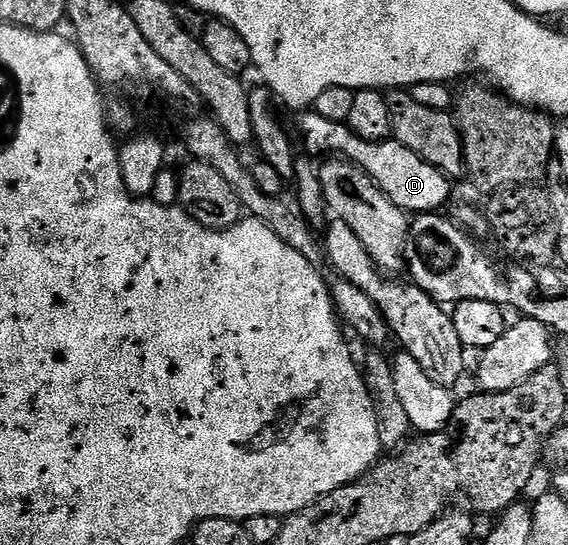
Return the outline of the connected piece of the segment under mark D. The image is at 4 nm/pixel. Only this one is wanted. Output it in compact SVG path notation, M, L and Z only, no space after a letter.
M301 112L298 113L301 114L297 118L297 134L296 137L299 139L301 137L301 142L303 145L305 145L305 150L304 153L309 156L318 156L317 154L321 154L320 156L340 156L342 158L348 158L350 162L356 162L357 165L363 167L363 169L369 173L373 179L375 180L375 184L377 187L379 187L380 190L383 191L384 194L394 204L399 207L399 209L408 212L410 215L416 216L419 214L428 214L430 212L437 212L440 211L442 208L440 207L441 205L444 204L445 201L448 200L449 198L449 186L451 186L450 179L445 177L445 174L441 170L437 170L435 167L433 167L431 164L427 164L427 160L423 160L419 156L415 156L415 152L411 152L411 148L403 148L403 144L399 144L398 142L392 141L392 140L386 140L383 142L368 142L367 140L363 140L359 136L355 136L351 132L351 128L344 122L332 122L331 120L323 120L323 116L319 116L315 112Z

